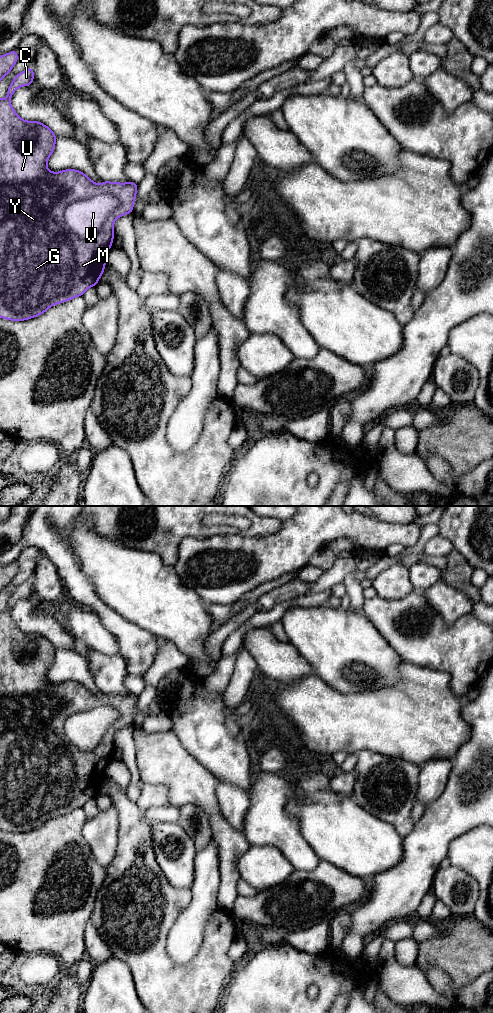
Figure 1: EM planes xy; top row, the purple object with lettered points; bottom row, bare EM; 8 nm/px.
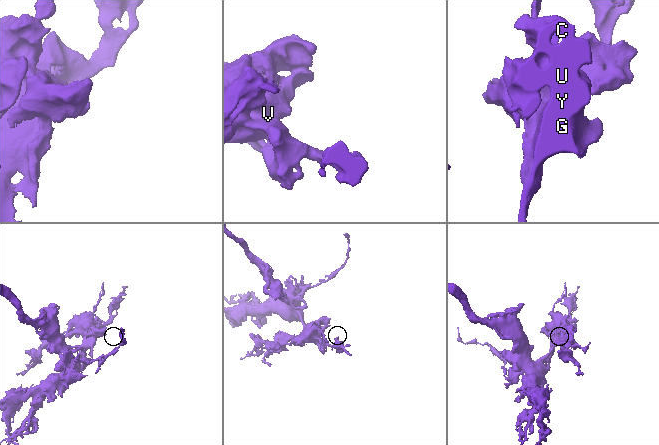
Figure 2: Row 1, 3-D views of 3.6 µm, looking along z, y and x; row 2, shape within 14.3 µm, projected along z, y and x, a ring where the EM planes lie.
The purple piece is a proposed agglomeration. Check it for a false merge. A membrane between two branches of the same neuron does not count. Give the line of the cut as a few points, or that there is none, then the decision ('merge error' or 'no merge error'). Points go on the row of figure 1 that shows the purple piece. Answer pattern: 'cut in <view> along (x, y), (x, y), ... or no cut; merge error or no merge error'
cut in xy along (119, 200), (97, 194), (73, 201), (64, 211), (64, 223); merge error

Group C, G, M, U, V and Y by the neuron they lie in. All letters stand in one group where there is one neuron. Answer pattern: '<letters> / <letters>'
C G M U Y / V

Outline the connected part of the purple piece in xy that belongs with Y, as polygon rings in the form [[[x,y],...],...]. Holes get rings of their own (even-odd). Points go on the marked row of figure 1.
[[[33,67],[27,68],[15,76],[8,87],[7,97],[0,100],[0,318],[11,321],[24,321],[37,317],[46,312],[50,307],[83,296],[87,289],[96,286],[106,267],[105,256],[112,247],[114,240],[114,221],[128,213],[133,213],[133,206],[137,194],[138,184],[128,181],[126,183],[103,181],[97,184],[86,174],[76,169],[66,169],[52,172],[47,168],[47,161],[55,150],[56,135],[46,125],[39,121],[23,120],[13,109],[10,99],[13,93],[21,86],[29,87],[34,81]],[[99,194],[111,194],[119,200],[119,206],[103,223],[99,233],[93,239],[78,237],[64,221],[64,211],[68,205],[80,200],[90,199]]]

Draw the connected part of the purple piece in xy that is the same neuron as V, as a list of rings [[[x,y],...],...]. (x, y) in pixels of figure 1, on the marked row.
[[[99,194],[68,205],[64,211],[64,221],[78,237],[93,239],[118,206],[119,200],[113,195]]]

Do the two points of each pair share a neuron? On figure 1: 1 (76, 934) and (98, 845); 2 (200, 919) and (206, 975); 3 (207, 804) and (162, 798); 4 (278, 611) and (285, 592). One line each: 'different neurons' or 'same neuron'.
1: different neurons
2: different neurons
3: different neurons
4: different neurons

